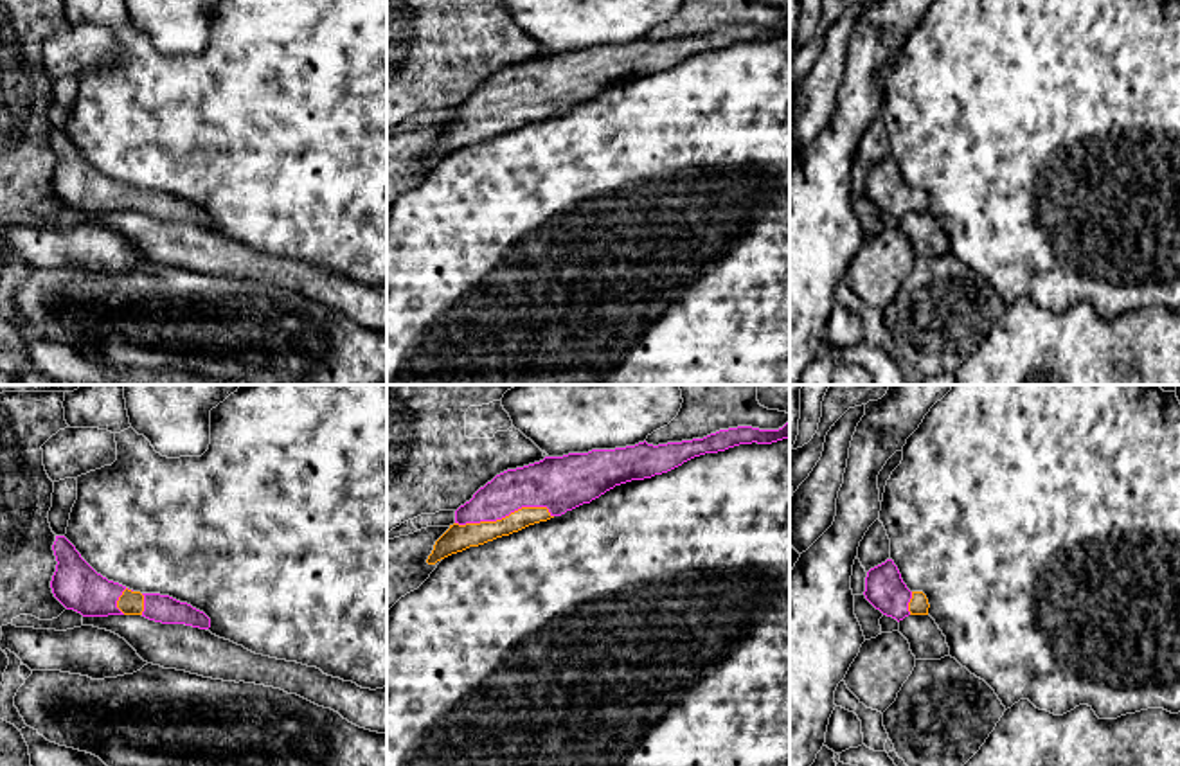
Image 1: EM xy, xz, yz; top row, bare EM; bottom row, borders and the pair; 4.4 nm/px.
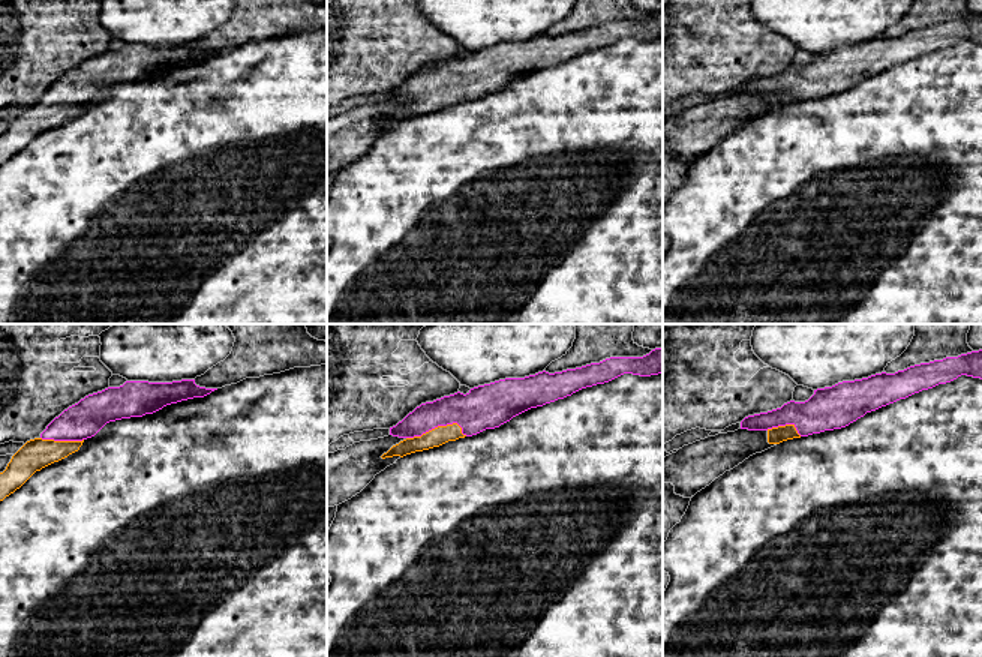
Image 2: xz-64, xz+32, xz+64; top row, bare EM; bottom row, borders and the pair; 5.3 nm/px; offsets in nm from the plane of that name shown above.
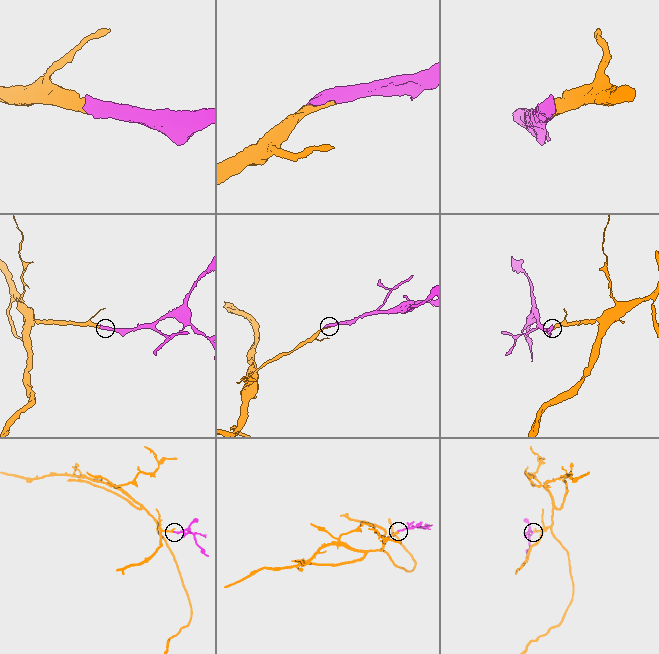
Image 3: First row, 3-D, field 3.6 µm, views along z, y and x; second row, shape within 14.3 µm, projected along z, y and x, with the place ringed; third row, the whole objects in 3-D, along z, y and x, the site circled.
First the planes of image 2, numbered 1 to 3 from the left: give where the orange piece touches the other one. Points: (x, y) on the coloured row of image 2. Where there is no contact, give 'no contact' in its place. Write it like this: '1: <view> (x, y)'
1: xz-64 (62, 440)
2: xz+32 (438, 425)
3: xz+64 (784, 425)

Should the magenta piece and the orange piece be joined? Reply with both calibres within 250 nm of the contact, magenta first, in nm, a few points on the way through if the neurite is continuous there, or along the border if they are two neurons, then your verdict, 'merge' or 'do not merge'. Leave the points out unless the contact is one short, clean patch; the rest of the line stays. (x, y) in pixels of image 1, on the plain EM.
220/120 nm | merge

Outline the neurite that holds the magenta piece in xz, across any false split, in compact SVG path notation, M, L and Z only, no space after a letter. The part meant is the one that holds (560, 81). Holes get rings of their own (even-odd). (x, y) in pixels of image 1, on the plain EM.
M790 18L779 27L738 23L703 36L658 43L644 38L615 47L545 54L534 61L507 67L455 108L455 120L435 138L426 160L435 162L469 144L561 113L615 83L667 70L694 54L782 36L790 36Z

